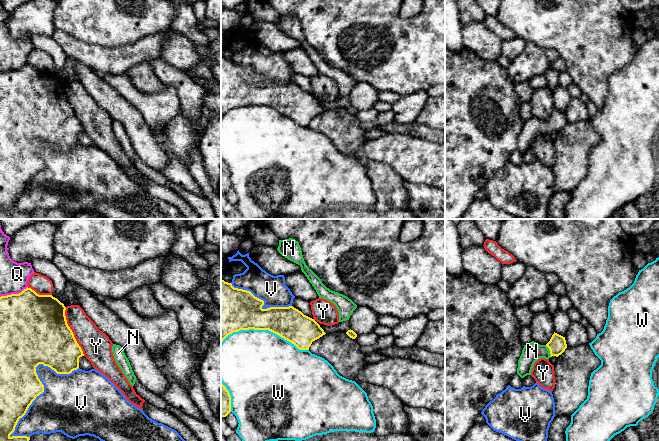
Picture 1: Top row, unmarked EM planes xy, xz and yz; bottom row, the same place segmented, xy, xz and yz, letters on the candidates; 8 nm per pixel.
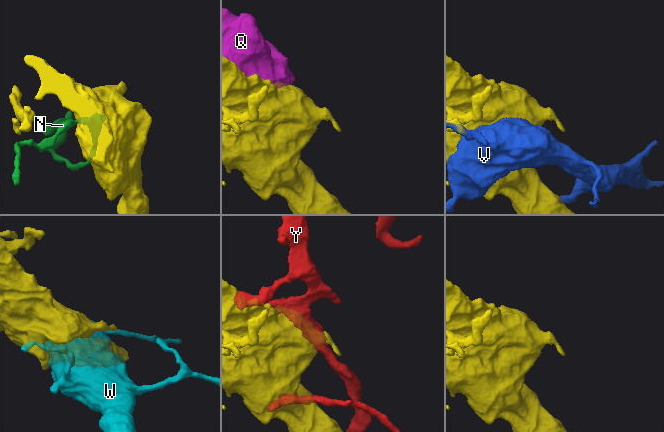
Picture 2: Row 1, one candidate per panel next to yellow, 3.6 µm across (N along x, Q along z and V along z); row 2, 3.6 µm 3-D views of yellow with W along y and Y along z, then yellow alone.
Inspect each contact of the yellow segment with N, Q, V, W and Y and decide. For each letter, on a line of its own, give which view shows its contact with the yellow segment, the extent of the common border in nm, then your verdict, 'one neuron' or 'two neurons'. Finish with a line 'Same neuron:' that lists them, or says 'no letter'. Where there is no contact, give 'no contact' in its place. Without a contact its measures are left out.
N: yz | 100 nm | one neuron
Q: xy | 240 nm | two neurons
V: xy | 800 nm | two neurons
W: xz | 700 nm | two neurons
Y: xy | 420 nm | two neurons
Same neuron: N

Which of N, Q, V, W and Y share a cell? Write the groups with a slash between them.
N / Q / V / W / Y

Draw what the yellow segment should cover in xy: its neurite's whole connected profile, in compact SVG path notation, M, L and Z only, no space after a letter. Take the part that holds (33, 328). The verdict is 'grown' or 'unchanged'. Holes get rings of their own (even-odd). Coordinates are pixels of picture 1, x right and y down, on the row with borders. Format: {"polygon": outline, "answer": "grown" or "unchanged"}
{"polygon": "M28 287L19 294L11 294L0 297L0 441L30 440L30 437L27 436L11 437L10 435L14 432L19 419L26 414L32 402L36 399L37 396L44 392L44 385L42 384L36 373L36 367L39 364L50 367L57 374L70 374L74 370L77 370L79 368L79 358L84 356L84 354L81 347L77 343L72 330L67 324L65 310L66 307L57 298L53 297L52 295L39 295L34 290Z", "answer": "unchanged"}

